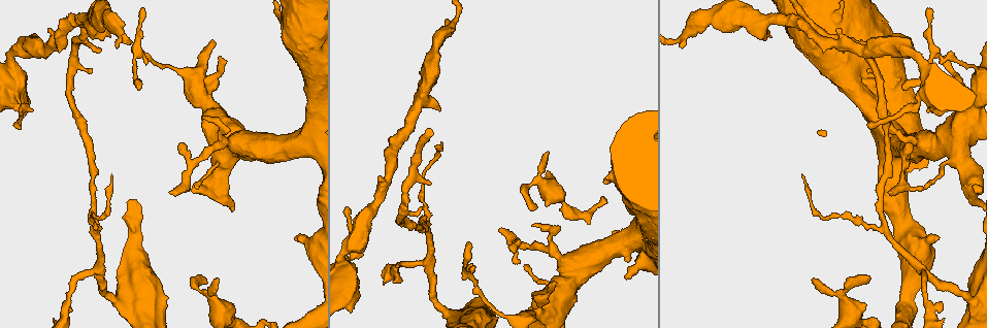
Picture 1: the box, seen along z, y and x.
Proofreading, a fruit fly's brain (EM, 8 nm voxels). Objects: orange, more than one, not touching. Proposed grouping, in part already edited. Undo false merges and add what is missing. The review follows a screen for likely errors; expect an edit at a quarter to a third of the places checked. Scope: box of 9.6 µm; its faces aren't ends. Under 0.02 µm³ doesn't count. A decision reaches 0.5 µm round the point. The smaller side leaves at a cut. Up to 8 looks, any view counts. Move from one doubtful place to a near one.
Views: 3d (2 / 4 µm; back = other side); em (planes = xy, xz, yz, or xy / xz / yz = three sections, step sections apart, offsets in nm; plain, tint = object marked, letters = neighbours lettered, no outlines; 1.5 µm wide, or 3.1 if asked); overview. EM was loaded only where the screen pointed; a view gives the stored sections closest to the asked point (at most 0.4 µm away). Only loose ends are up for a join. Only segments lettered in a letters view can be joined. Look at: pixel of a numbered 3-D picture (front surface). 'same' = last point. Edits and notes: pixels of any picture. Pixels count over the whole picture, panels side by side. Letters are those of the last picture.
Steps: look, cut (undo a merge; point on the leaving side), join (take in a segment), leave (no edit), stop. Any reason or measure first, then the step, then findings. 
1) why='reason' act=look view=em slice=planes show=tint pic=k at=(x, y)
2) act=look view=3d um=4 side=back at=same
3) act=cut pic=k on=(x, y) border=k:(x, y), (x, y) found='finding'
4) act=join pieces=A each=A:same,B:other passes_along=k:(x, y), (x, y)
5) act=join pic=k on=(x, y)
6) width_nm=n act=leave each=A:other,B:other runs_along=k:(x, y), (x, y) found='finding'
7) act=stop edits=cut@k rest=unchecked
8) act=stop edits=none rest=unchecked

why='an open end' act=look view=em slice=yz step=4 show=tint pic=1 at=(627, 277)

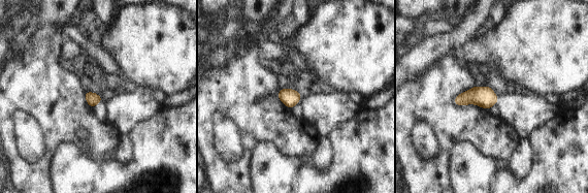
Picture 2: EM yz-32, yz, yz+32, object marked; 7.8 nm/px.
why='see the neighbours' act=look view=em slice=yz step=4 show=letters at=same

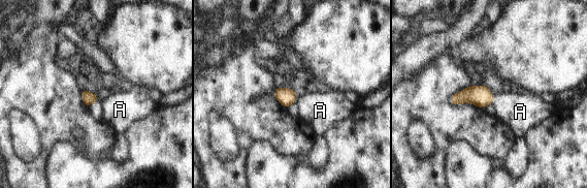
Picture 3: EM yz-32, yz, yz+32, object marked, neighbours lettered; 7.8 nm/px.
longest_contact=A:80nm act=join pic=3 on=(320, 111) each=A:same found='the neuron continues'

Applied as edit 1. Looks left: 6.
why='free end' act=look view=em slice=yz step=8 show=tint pic=1 at=(469, 243)

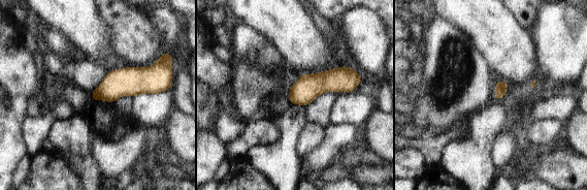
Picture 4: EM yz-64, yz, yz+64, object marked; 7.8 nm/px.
why='another direction' act=look view=em slice=planes show=letters at=same

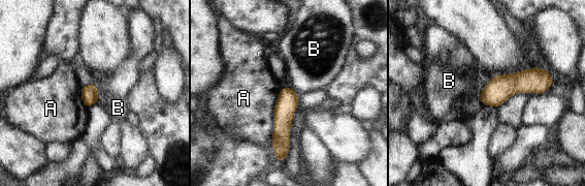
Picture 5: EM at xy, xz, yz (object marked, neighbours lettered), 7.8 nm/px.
longest_contact=A:380nm act=leave each=A:other,B:other found='none of them fits'

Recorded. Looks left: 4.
why='free end' act=look view=3d um=2 pic=1 at=(868, 124)

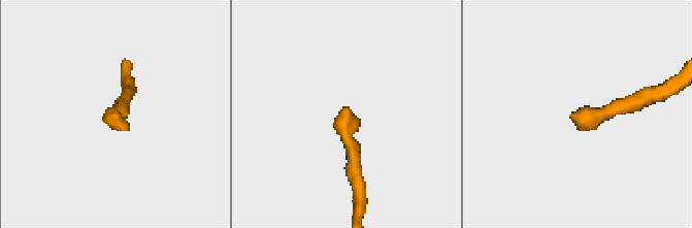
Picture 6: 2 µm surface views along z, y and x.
act=look view=em slice=planes show=letters pic=6 at=(118, 119)

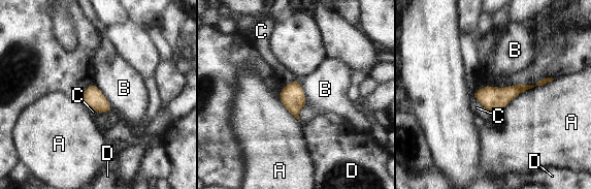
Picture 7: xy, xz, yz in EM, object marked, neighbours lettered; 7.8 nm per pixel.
act=leave each=A:other,B:other,C:other,D:other border=7:(94, 85), (111, 108) found='none of them fits'

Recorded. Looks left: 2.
act=stop edits=join@3 rest=unchecked

